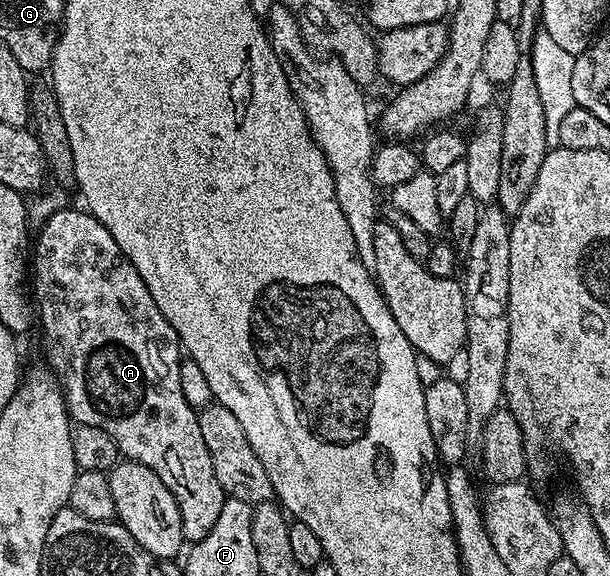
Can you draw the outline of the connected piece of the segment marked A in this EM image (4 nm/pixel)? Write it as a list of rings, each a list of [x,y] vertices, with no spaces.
[[[66,206],[59,207],[57,212],[53,212],[52,215],[45,217],[45,219],[41,221],[42,229],[40,229],[39,232],[37,229],[36,235],[32,240],[32,284],[34,280],[34,296],[32,292],[32,300],[36,305],[36,320],[40,328],[42,324],[46,352],[50,355],[50,361],[48,361],[49,367],[52,369],[54,375],[57,376],[58,383],[62,385],[62,394],[66,397],[66,411],[69,412],[71,421],[73,421],[75,425],[83,424],[84,426],[96,426],[100,430],[104,430],[104,434],[108,434],[112,438],[112,442],[116,442],[119,453],[121,453],[125,459],[135,460],[138,464],[148,466],[148,470],[152,470],[152,474],[156,474],[156,478],[160,478],[160,482],[164,482],[164,486],[168,486],[168,490],[172,490],[172,498],[176,498],[176,506],[180,506],[180,526],[182,527],[183,541],[189,542],[191,545],[199,544],[201,540],[208,538],[212,526],[216,526],[216,518],[220,518],[220,510],[224,510],[224,502],[228,497],[220,486],[220,481],[216,479],[216,470],[212,470],[212,457],[208,455],[208,446],[204,446],[204,437],[200,435],[198,412],[192,406],[188,406],[188,402],[184,398],[184,390],[180,390],[180,366],[183,362],[183,349],[180,347],[180,341],[176,334],[176,330],[168,322],[168,318],[164,318],[164,314],[160,314],[160,306],[156,306],[156,302],[152,302],[152,294],[148,294],[148,286],[144,286],[144,278],[140,278],[140,274],[136,274],[136,266],[132,266],[132,262],[128,262],[128,258],[120,250],[120,246],[116,246],[116,238],[112,238],[112,234],[108,234],[108,230],[89,210],[83,210],[81,207],[79,208],[80,209],[66,208]]]

